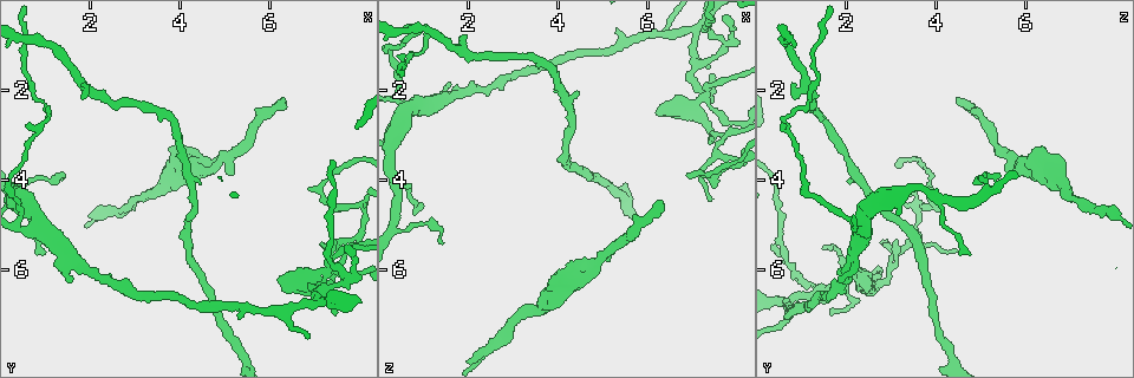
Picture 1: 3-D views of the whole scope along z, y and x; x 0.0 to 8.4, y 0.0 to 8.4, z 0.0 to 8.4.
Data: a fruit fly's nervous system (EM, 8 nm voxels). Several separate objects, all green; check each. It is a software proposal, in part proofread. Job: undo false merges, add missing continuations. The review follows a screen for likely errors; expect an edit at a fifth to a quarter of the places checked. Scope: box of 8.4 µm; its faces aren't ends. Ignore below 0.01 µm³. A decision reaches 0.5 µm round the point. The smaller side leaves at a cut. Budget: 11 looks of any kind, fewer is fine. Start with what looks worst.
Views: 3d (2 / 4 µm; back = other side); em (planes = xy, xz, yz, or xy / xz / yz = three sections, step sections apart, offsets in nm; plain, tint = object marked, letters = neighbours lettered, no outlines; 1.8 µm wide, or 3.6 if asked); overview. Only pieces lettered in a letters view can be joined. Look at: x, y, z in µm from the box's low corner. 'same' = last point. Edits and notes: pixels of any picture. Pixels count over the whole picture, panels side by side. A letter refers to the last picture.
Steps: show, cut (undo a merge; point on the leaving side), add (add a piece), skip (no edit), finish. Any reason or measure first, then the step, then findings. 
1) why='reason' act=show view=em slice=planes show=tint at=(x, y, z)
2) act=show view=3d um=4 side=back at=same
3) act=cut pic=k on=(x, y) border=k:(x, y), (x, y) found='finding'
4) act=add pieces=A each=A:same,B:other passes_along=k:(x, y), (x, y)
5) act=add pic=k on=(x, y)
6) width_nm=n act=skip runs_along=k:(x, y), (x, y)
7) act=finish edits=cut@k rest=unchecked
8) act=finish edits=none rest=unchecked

why='an open end' act=show view=em slice=planes show=letters at=(6.35, 2.15, 4.50)

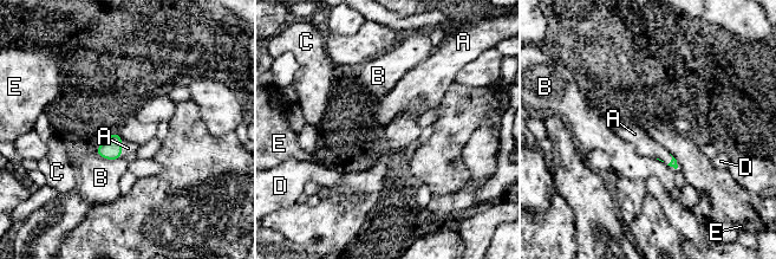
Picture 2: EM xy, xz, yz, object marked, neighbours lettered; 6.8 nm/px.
width_nm=140 longest_contact=B:190nm act=add pieces=A each=A:same,B:other,C:other,D:other,E:other found='it goes on there'

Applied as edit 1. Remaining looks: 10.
why='abrupt turn' act=show view=3d um=2 at=(7.70, 6.20, 0.95)

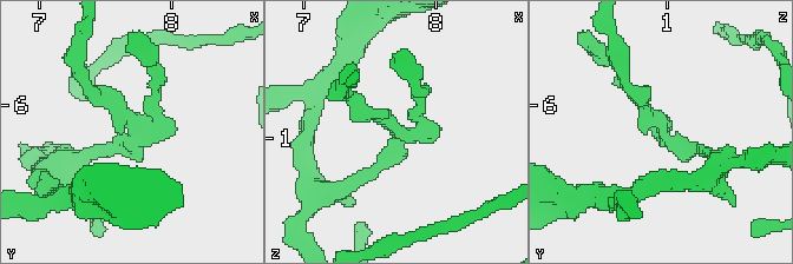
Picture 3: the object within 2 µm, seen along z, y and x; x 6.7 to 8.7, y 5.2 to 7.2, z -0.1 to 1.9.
act=show view=em slice=planes show=tint at=(7.76, 6.22, 1.00)

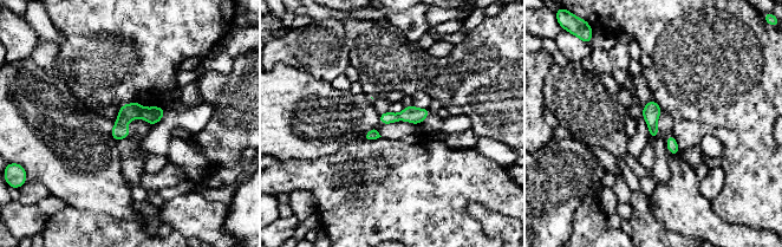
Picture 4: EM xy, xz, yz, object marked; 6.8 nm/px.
act=show view=em slice=planes show=letters at=same

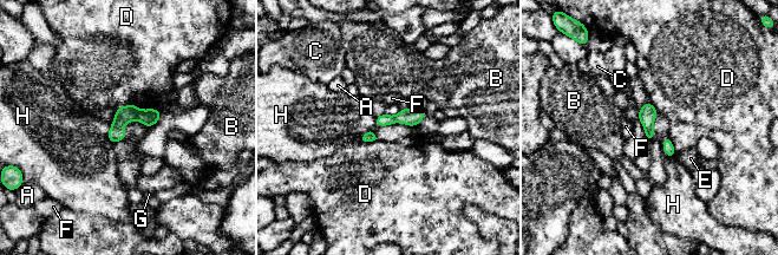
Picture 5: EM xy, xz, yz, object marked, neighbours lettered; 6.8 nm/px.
act=cut pic=5 on=(124, 115) each=A:other,B:other,C:other,D:other,E:other,F:other,G:other,H:other border=5:(112, 125), (121, 129) found='two neurons meet here'

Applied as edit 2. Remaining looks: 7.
act=show view=overview

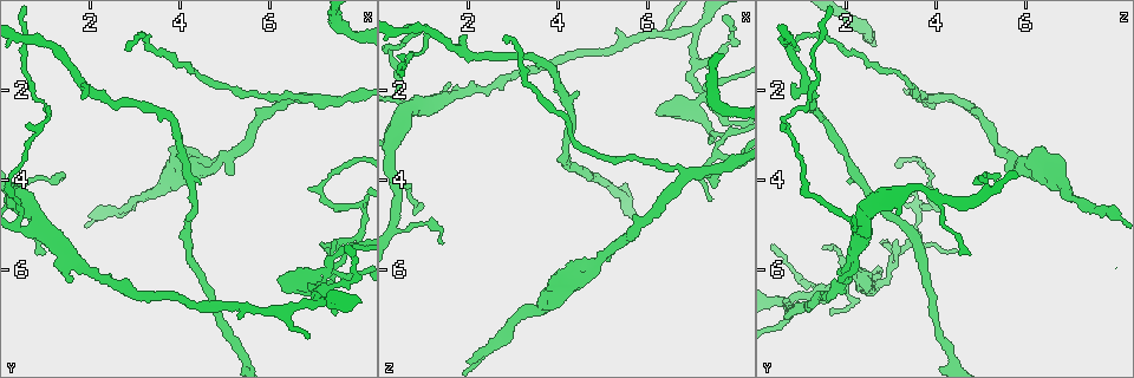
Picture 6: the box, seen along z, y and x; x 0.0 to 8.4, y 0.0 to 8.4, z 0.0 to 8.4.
why='calibre changes' act=show view=3d um=2 at=(7.65, 5.65, 3.15)

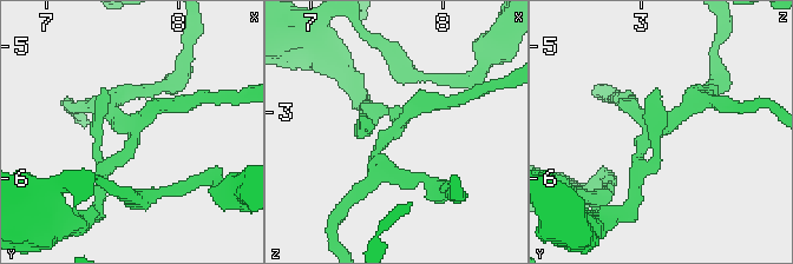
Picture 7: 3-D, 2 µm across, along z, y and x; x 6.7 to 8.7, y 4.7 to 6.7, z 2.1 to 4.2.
act=show view=em slice=xz step=4 show=tint at=(7.68, 5.64, 3.08)

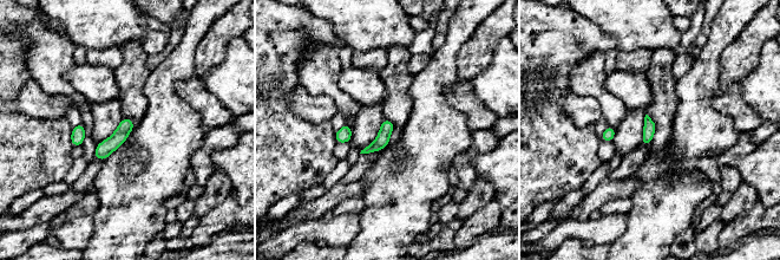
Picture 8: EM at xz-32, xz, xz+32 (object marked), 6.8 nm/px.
act=show view=em slice=planes show=letters at=same

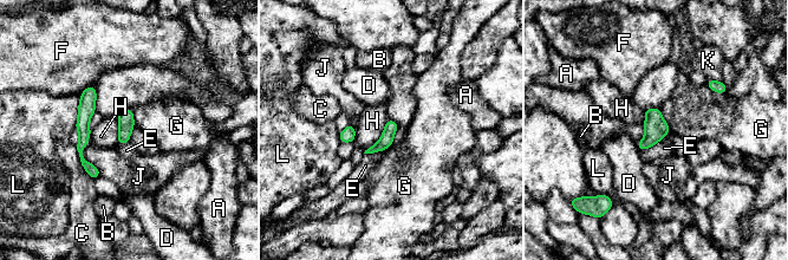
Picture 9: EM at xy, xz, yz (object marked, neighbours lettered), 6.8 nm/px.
act=skip each=A:other,B:other,C:other,D:other,E:other,F:other,G:other,H:other,J:other,K:other,L:other border=9:(389, 118), (382, 136), (364, 153) found='continuous, no second neuron'

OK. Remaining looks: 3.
why='four or more arms meet' act=show view=3d um=4 at=(0.95, 5.10, 2.35)

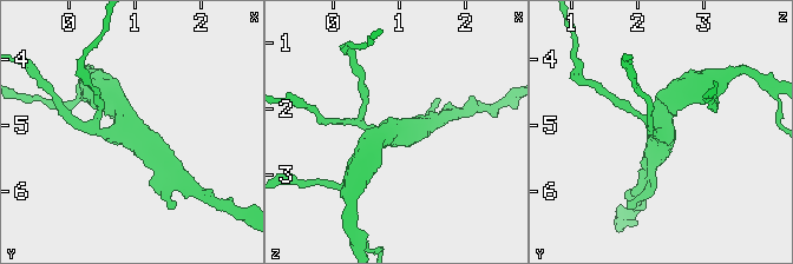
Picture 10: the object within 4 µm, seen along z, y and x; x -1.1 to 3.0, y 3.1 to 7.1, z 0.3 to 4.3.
arms=4 why='now the EM' act=show view=em slice=yz step=16 show=letters at=(0.95, 5.15, 2.40)

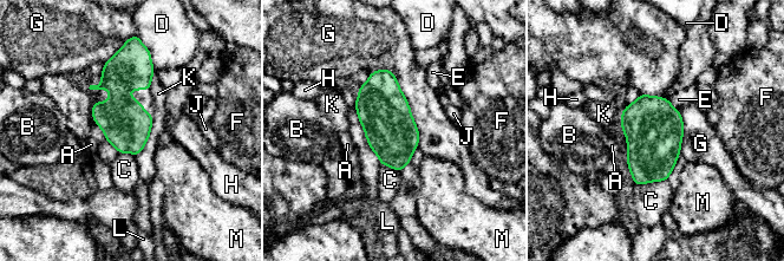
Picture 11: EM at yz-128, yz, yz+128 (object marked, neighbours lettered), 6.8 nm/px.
act=skip each=A:other,B:other,C:other,D:other,E:other,F:other,G:other,H:other,J:other,K:other,L:other,M:other border=11:(370, 72), (394, 76), (418, 147) found='one neuron here'

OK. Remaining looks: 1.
act=finish edits=add@2,cut@5 rest=unchecked

